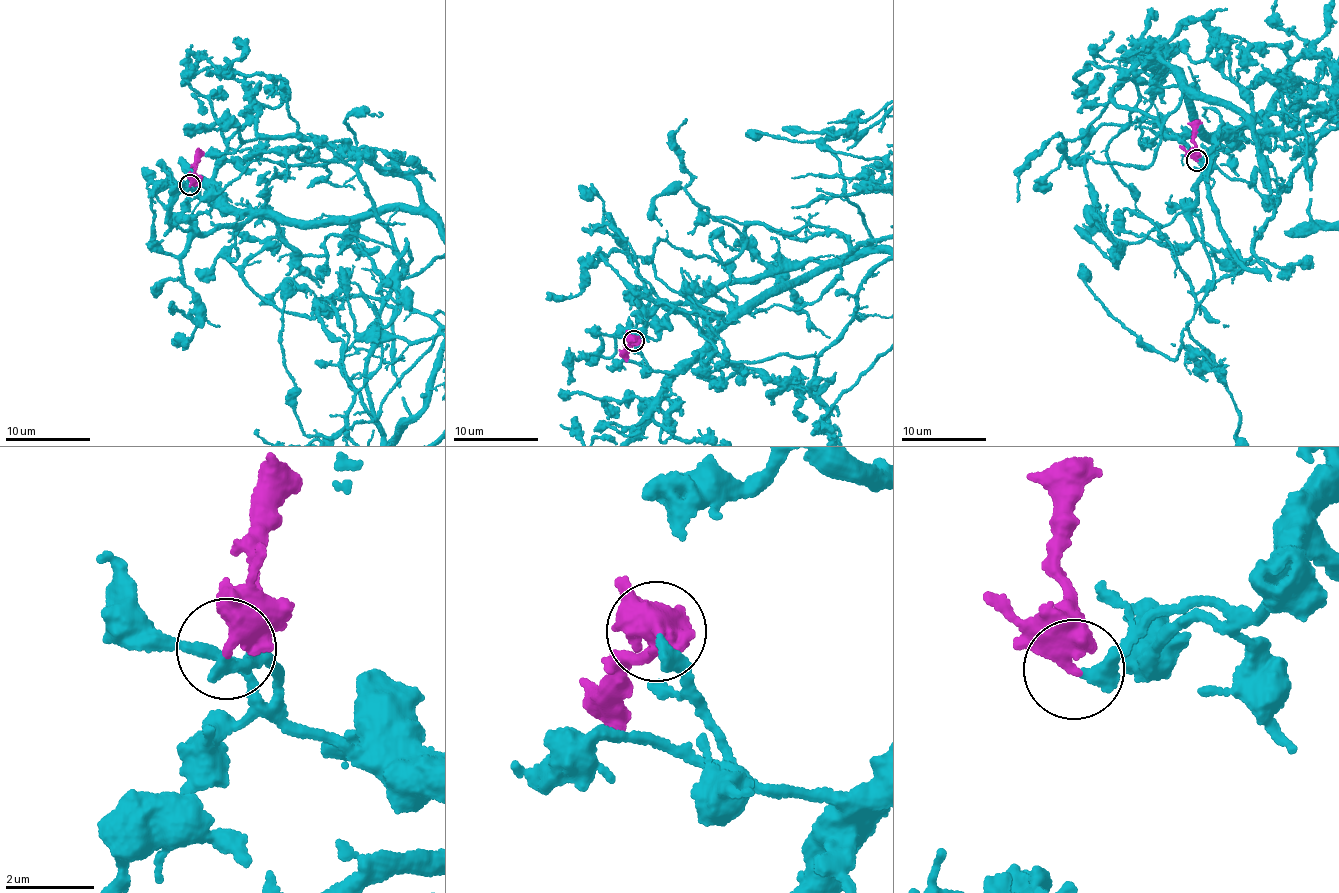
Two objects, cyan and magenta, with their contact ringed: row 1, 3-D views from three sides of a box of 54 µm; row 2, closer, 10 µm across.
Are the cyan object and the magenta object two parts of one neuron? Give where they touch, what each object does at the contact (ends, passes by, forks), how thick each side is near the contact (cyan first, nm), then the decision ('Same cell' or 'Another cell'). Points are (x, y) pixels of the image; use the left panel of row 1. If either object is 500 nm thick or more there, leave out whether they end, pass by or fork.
Place: (189, 185). Thickness 320 nm (cyan) against 550 nm. Same cell

